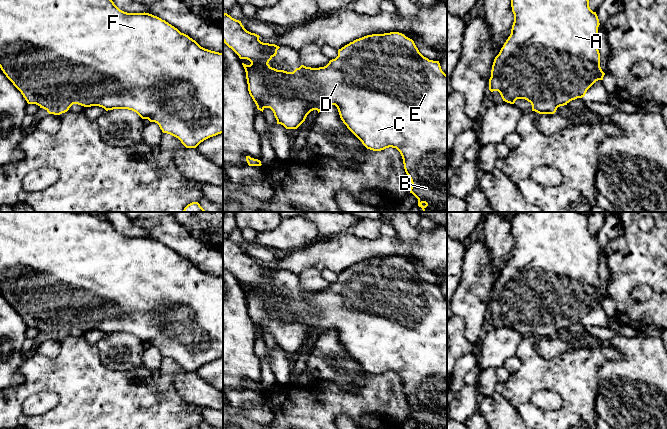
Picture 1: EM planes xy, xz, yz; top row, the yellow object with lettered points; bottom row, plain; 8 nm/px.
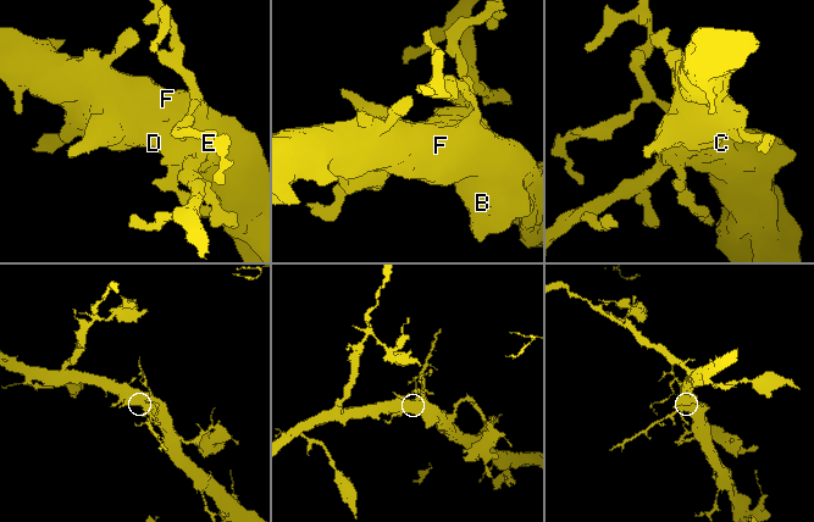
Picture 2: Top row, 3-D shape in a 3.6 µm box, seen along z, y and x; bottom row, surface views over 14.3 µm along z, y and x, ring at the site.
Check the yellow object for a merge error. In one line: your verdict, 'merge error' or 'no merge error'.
no merge error

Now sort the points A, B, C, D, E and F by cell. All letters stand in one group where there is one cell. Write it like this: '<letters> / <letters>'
A B C D E F

